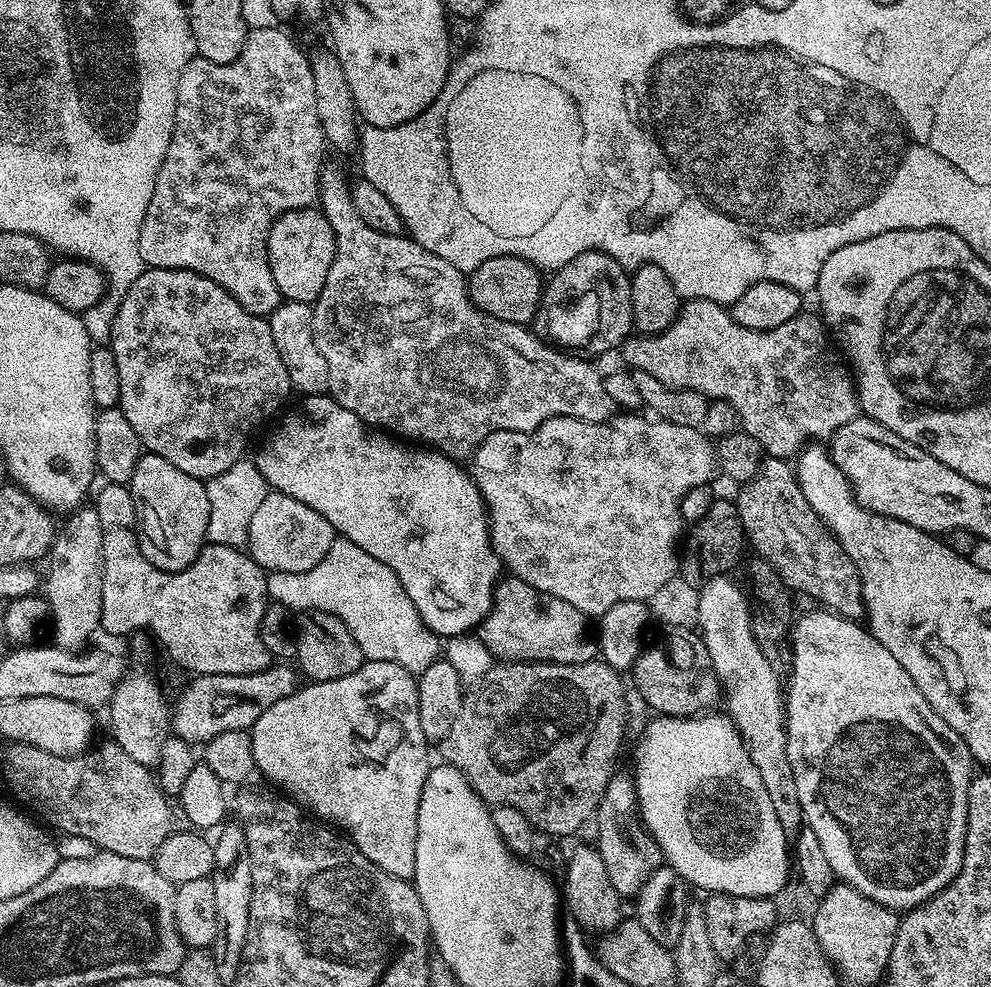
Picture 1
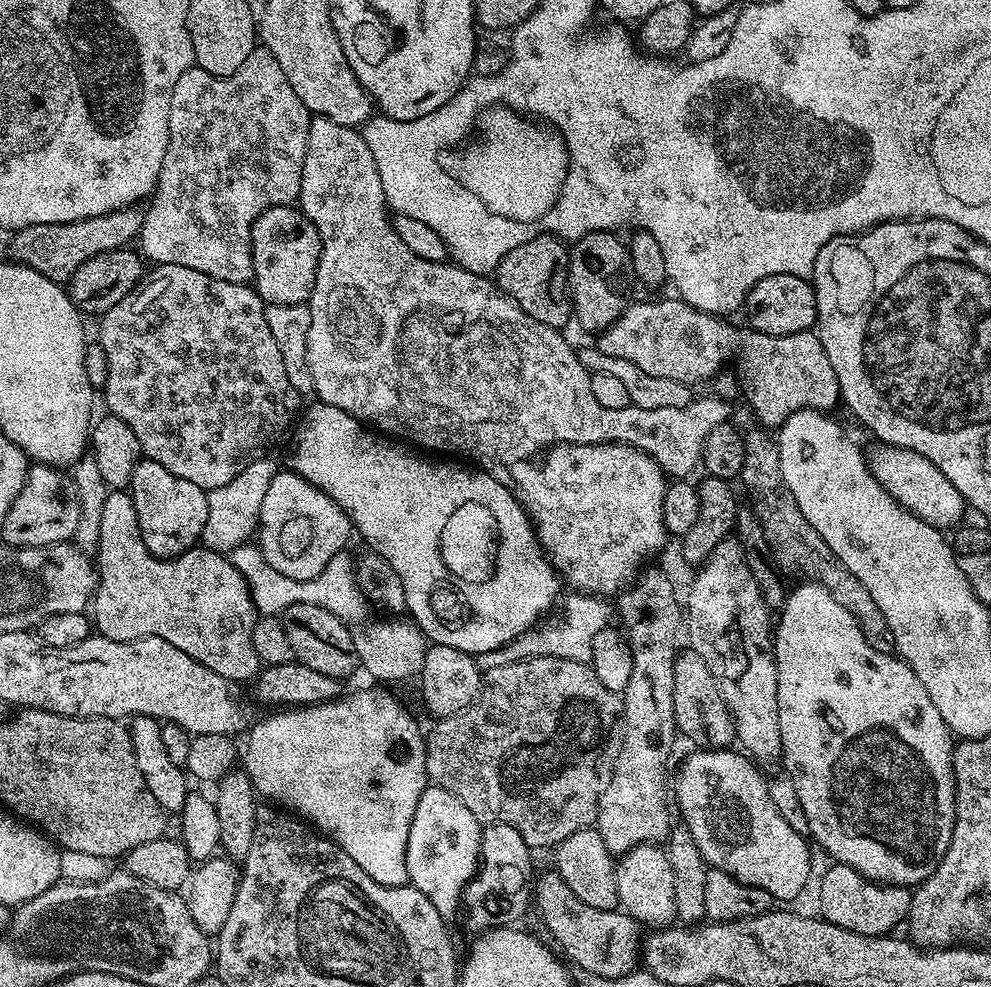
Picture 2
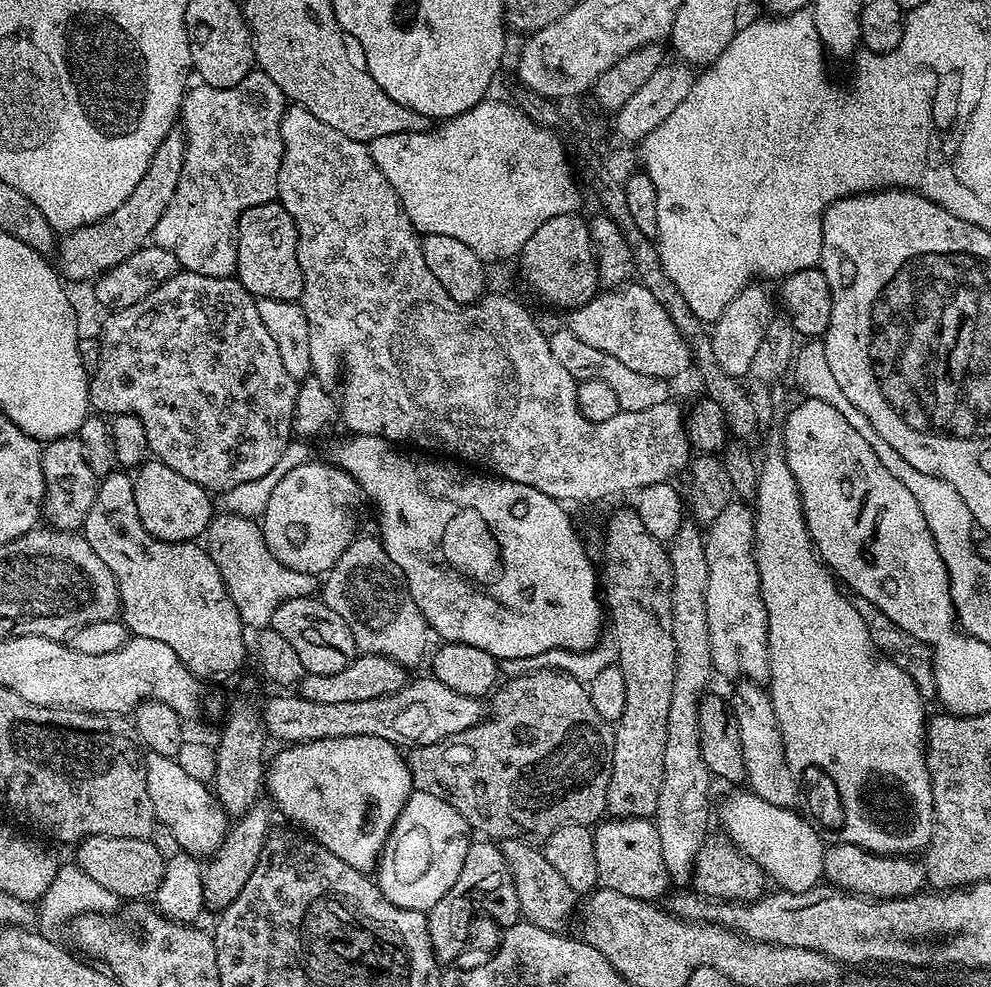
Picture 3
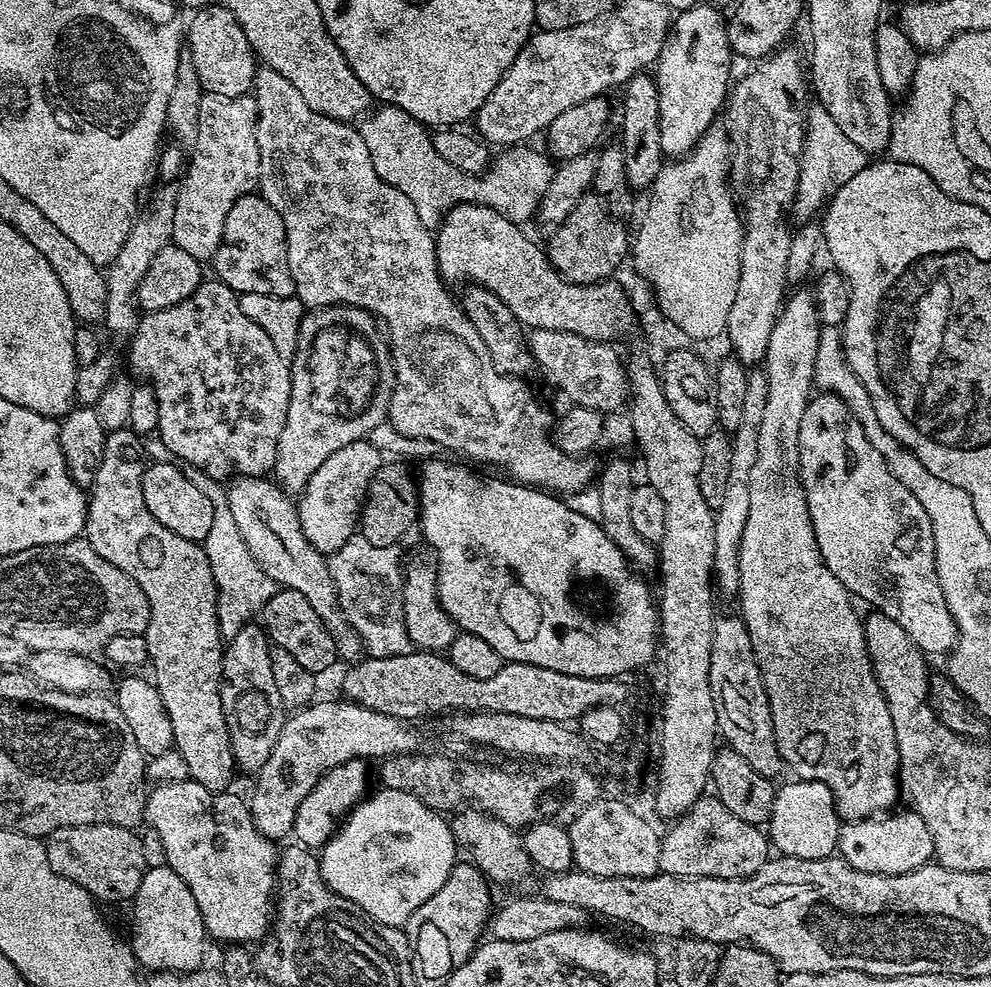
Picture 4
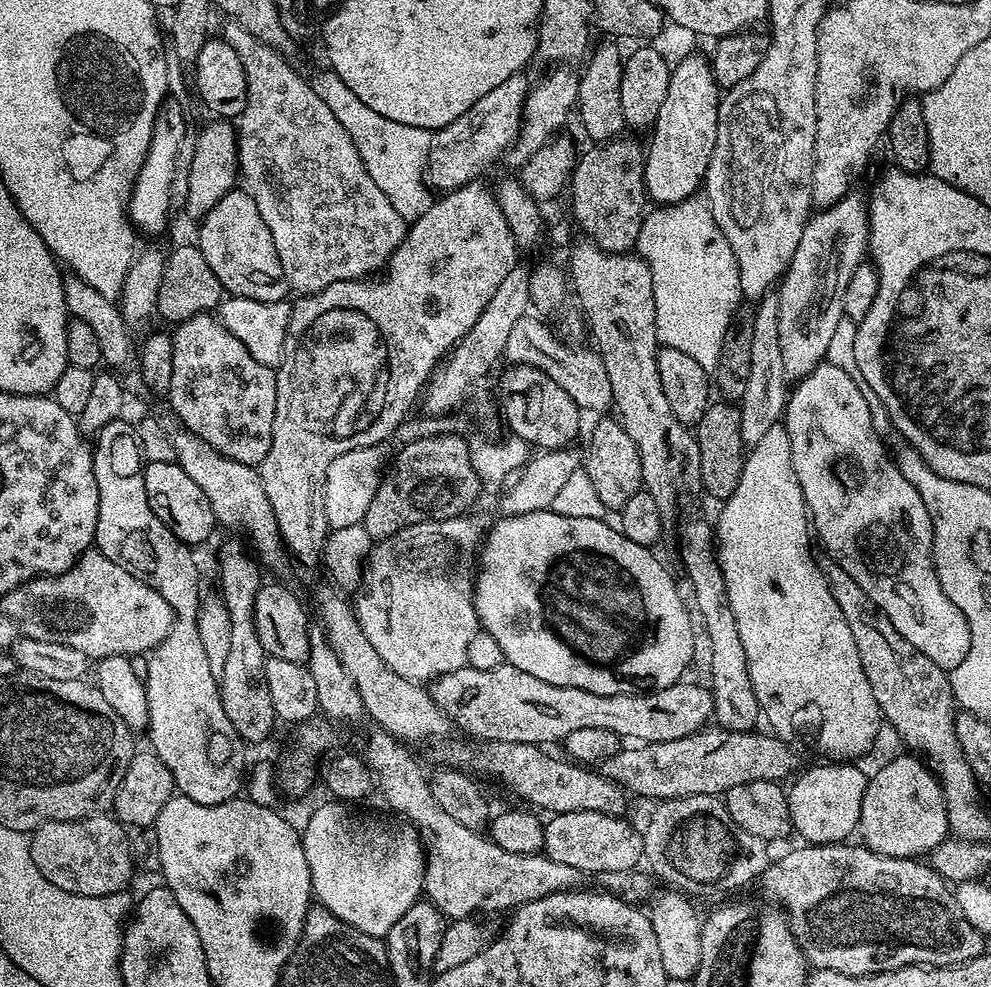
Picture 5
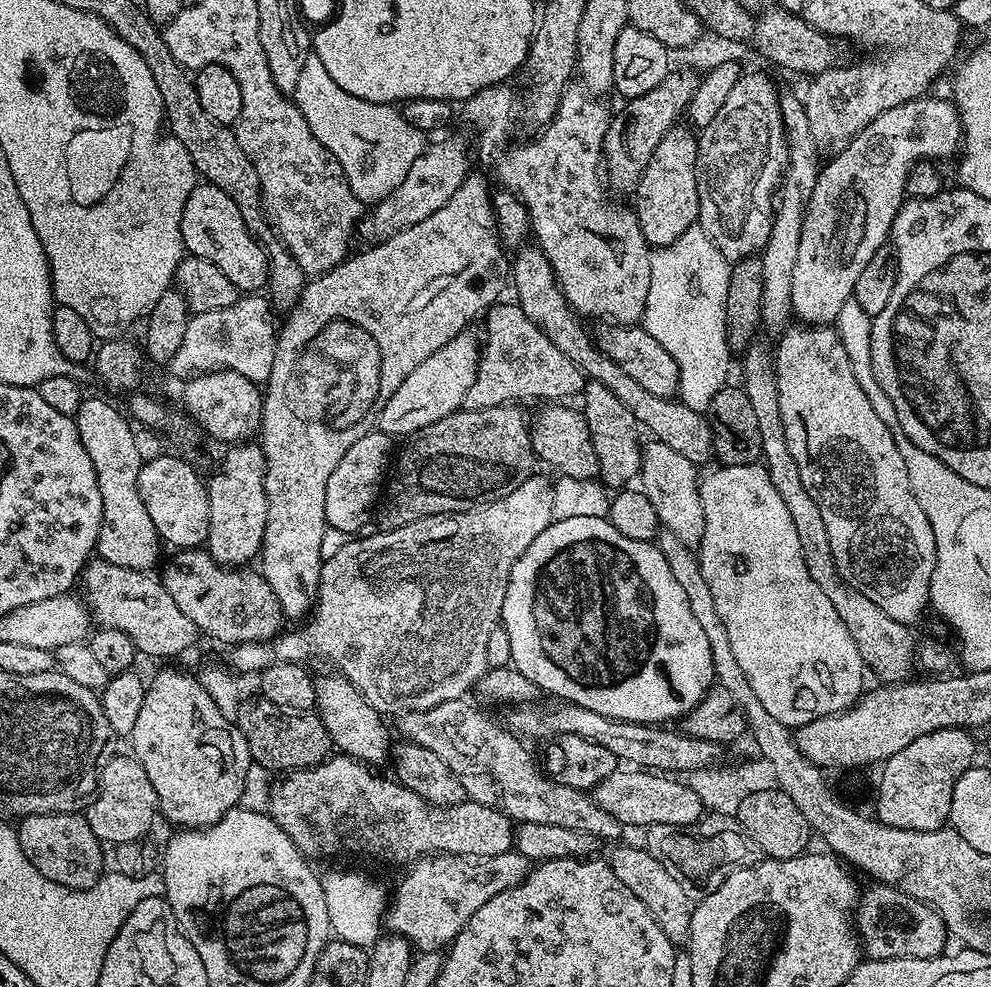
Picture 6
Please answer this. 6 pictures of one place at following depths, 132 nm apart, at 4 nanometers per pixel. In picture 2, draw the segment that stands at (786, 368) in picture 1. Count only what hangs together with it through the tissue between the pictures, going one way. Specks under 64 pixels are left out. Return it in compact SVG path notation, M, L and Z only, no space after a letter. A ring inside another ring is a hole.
M671 299L629 303L627 310L599 333L600 352L634 362L638 370L654 374L654 378L674 378L689 386L695 385L695 380L711 381L727 365L724 363L736 356L742 392L744 388L753 414L768 430L779 429L790 414L803 408L831 413L832 407L841 403L838 374L834 374L815 331L771 336L744 326L735 328L727 319L698 310L685 300Z

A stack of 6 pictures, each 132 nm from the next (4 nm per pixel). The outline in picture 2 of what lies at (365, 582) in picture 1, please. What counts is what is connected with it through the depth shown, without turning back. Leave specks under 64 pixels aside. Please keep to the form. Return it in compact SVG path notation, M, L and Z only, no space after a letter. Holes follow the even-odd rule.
M252 542L232 549L230 559L246 578L248 592L260 616L279 617L286 609L295 604L322 606L322 610L330 610L344 624L352 629L354 646L360 659L360 668L368 671L376 680L408 680L419 677L424 659L430 644L423 632L415 623L404 620L364 620L368 612L369 601L366 593L357 584L357 565L348 557L347 551L339 552L318 574L309 580L286 578L286 574L278 574L270 562L262 554L262 550Z

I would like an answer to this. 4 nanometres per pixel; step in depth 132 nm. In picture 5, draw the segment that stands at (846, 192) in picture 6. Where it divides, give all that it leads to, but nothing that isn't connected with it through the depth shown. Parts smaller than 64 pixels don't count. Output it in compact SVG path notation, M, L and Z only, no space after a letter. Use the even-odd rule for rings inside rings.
M853 190L851 192L848 192L845 194L845 196L839 200L834 206L830 206L829 208L822 208L816 211L813 211L811 215L809 215L808 221L806 222L806 226L802 230L802 238L798 238L798 250L794 250L794 258L790 262L790 266L788 267L787 272L784 273L782 279L779 281L778 284L778 343L782 346L782 366L786 368L786 378L790 382L795 382L798 380L801 380L802 377L804 377L806 374L810 374L813 372L816 367L819 366L819 364L825 363L826 360L826 350L830 346L830 338L834 335L834 330L838 327L838 322L840 320L845 319L844 315L844 299L846 298L846 286L850 286L850 278L854 274L854 270L856 267L858 267L860 264L865 263L866 257L869 255L868 250L868 201L865 199L865 197L862 195L861 197L858 194L859 191Z

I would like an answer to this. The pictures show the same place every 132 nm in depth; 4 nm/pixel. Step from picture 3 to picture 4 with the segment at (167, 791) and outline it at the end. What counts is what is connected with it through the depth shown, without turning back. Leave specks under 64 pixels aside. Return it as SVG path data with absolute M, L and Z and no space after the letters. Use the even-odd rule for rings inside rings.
M191 778L186 780L165 780L163 782L157 783L155 785L157 788L153 787L148 794L148 805L146 806L146 810L144 811L147 823L150 825L151 828L154 830L158 830L158 835L162 837L162 846L166 846L166 858L168 859L167 867L172 868L174 870L174 874L178 874L178 878L182 878L182 882L186 882L186 886L190 886L190 894L194 894L194 902L198 902L198 910L202 910L202 922L204 923L204 929L209 934L209 937L214 941L216 940L225 940L225 945L232 946L232 945L240 945L240 946L248 946L251 945L253 942L259 942L264 939L265 936L268 935L268 929L274 919L274 893L276 892L276 862L278 859L278 848L275 843L271 840L267 840L265 836L263 836L260 831L254 826L254 822L252 821L252 814L247 803L244 804L242 801L239 800L236 796L231 796L228 793L228 790L213 790L207 788L204 784L199 784L197 780L193 780Z

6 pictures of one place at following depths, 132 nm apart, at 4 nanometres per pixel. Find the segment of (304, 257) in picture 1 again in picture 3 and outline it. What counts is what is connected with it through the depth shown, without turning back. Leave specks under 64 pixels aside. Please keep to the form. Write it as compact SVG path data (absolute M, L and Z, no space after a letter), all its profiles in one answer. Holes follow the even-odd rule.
M278 202L250 206L240 215L236 227L236 259L235 279L247 292L261 300L299 301L304 295L304 275L298 262L298 230L294 218Z

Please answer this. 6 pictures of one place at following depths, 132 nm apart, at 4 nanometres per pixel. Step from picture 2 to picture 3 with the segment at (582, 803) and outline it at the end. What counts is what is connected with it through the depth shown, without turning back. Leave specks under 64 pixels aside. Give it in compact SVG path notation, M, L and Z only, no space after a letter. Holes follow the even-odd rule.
M548 666L542 668L541 672L528 672L505 684L503 681L491 693L490 715L473 728L442 742L411 749L406 756L415 791L450 802L466 818L469 829L477 828L481 837L496 842L543 842L554 830L562 830L562 826L595 825L608 806L616 737L613 725L594 710L584 682Z

